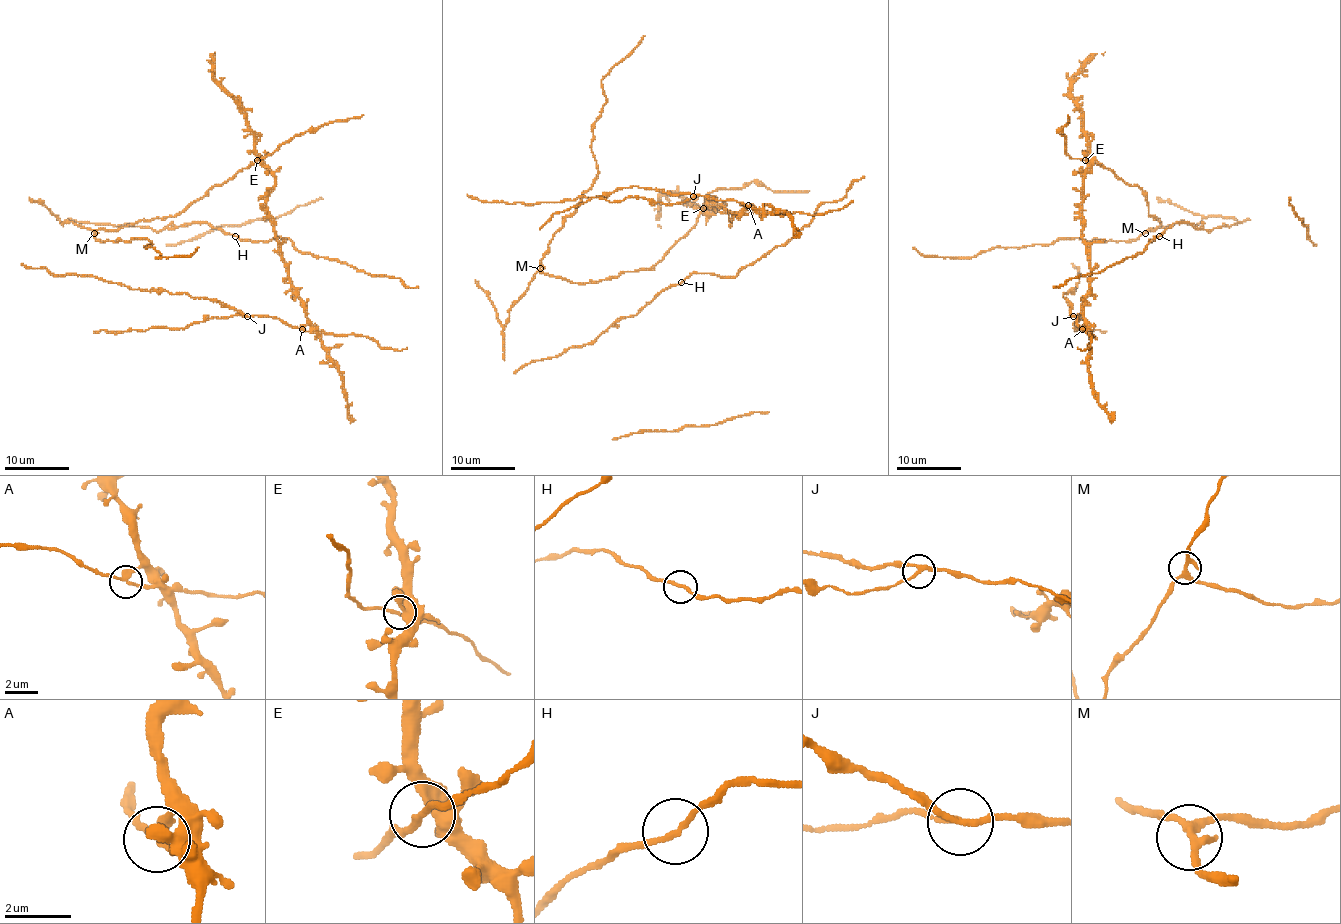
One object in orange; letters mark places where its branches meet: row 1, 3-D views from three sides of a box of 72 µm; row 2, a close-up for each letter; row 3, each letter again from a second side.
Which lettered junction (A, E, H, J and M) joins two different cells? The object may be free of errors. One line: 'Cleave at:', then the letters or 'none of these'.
Cleave at: J

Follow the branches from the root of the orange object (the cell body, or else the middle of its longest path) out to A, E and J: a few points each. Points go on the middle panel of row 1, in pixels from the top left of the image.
A: (611, 279), (625, 271), (649, 270), (703, 212), (720, 207), (712, 205), (732, 213), (753, 208), (748, 205)
E: (611, 279), (625, 271), (649, 270), (696, 223), (703, 208)
J: (611, 279), (625, 271), (649, 270), (703, 212), (720, 207), (712, 205), (732, 213), (753, 208), (693, 196)

